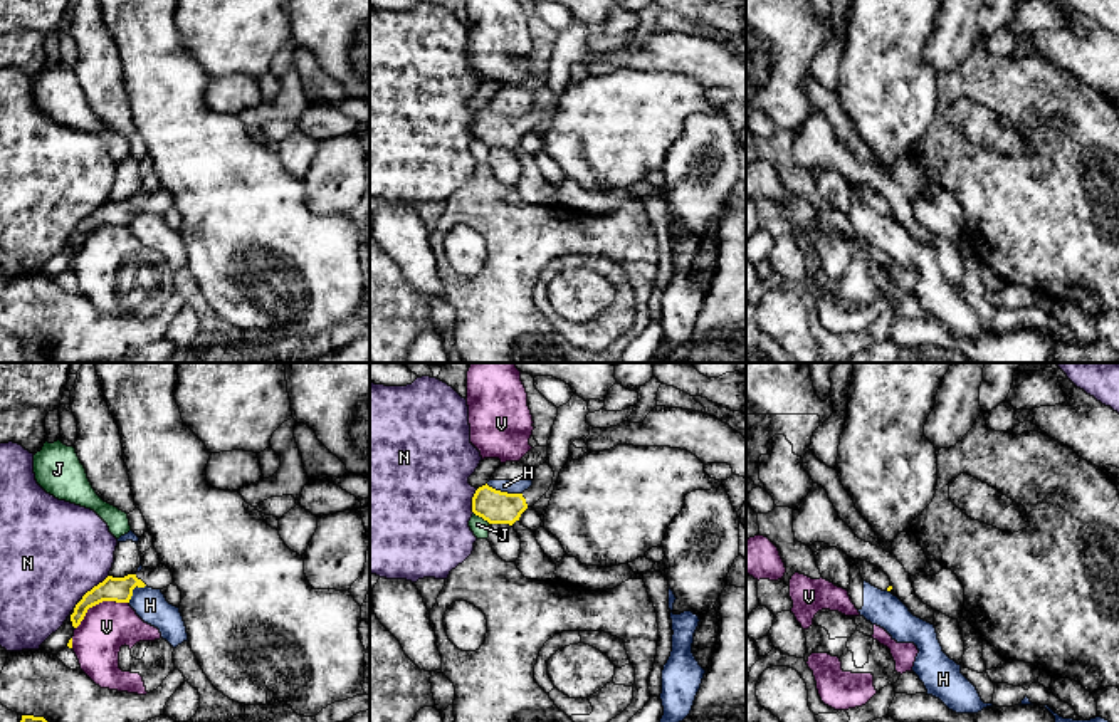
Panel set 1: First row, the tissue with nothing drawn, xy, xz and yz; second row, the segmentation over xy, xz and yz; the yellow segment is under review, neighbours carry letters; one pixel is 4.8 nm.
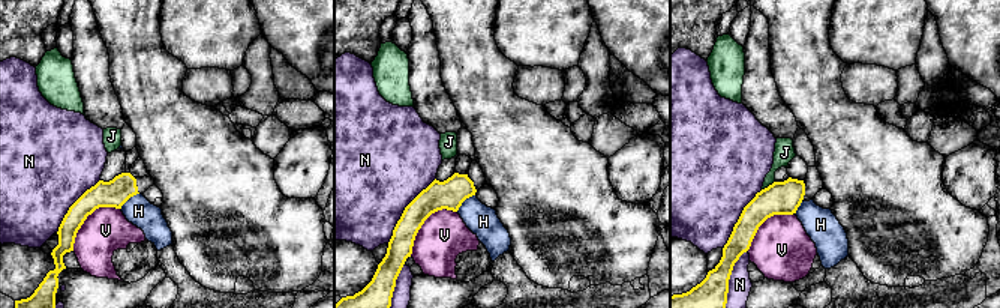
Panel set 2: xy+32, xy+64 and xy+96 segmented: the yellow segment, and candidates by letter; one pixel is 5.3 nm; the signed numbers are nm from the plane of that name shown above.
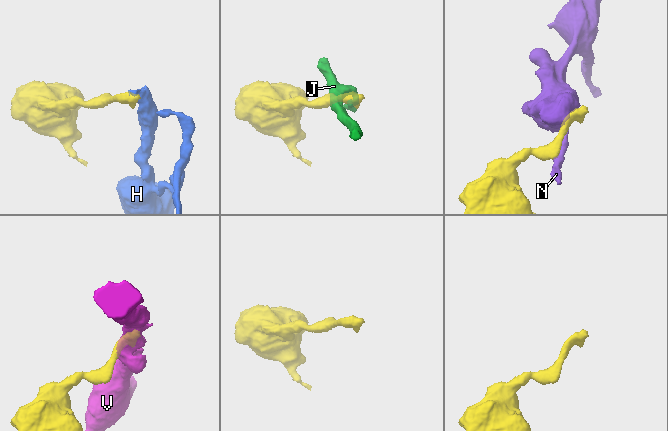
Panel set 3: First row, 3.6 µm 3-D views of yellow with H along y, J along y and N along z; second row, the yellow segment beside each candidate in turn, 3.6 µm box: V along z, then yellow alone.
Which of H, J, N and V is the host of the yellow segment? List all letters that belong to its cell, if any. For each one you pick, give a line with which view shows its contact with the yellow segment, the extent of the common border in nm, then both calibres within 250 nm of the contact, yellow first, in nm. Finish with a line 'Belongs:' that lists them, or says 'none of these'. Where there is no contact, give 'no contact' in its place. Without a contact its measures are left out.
Belongs: none of these

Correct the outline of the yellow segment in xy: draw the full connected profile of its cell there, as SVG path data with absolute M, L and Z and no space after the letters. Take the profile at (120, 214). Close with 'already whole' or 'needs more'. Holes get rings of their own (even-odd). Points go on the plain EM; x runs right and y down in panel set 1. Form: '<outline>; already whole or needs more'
M158 188L151 193L143 191L139 196L128 198L124 201L108 200L102 207L87 215L76 228L74 237L71 238L72 250L77 252L84 243L87 233L102 225L129 227L133 213L136 210L163 213L171 207L175 207L173 196L165 188Z; needs more

